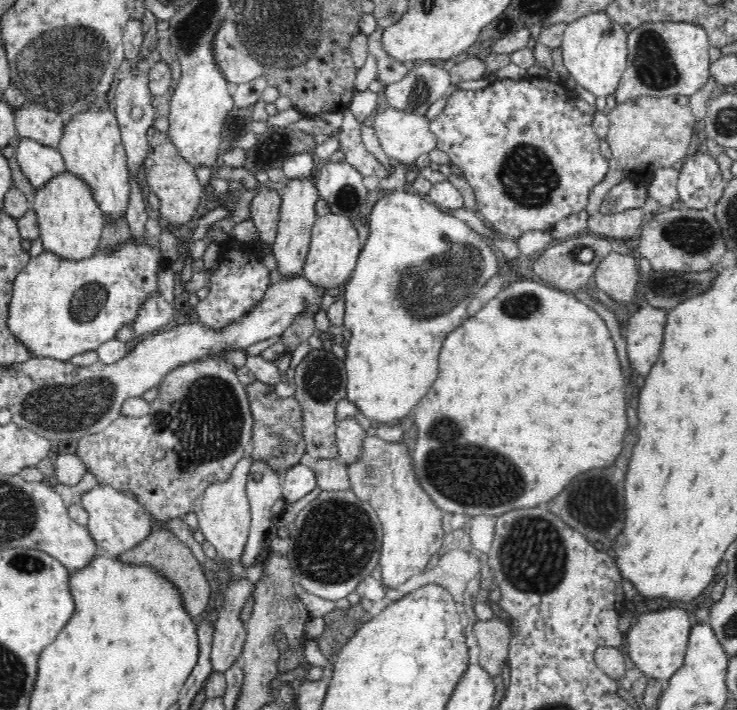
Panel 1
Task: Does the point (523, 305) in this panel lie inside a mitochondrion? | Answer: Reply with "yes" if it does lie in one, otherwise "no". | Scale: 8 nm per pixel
yes

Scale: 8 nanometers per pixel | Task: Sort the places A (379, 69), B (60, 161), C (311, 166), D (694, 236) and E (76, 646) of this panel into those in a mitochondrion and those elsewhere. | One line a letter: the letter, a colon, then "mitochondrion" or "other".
A: other
B: other
C: other
D: mitochondrion
E: other

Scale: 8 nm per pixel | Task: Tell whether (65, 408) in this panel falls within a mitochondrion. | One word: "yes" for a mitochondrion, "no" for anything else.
yes

